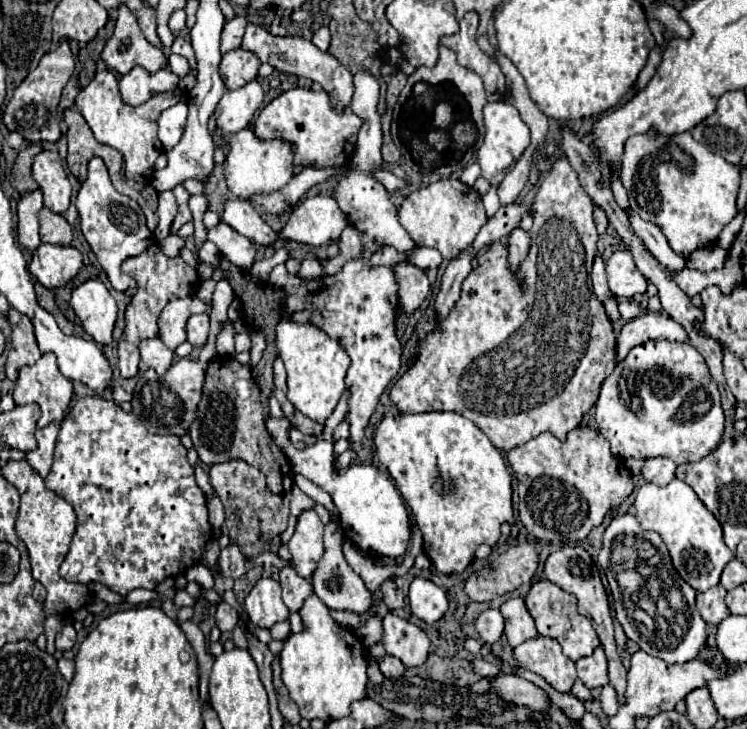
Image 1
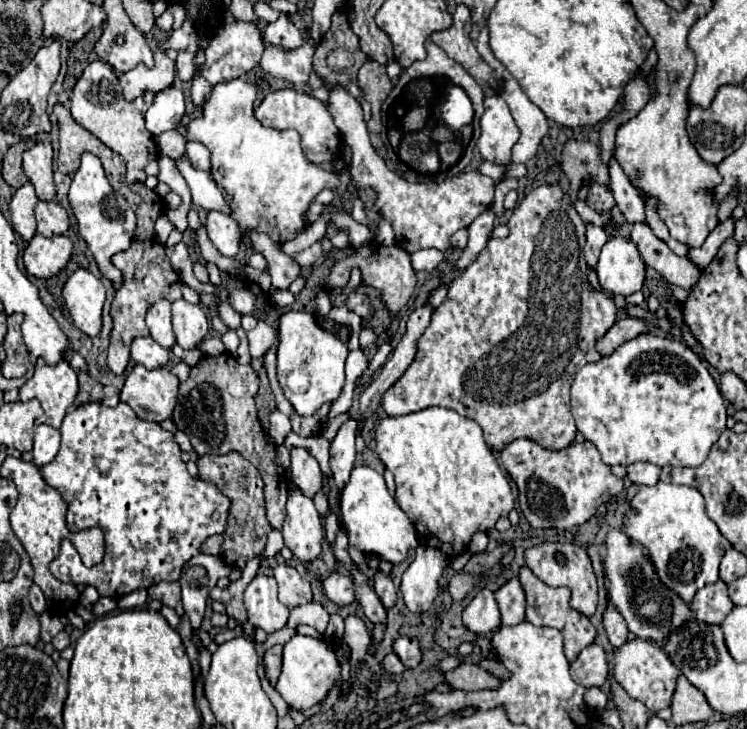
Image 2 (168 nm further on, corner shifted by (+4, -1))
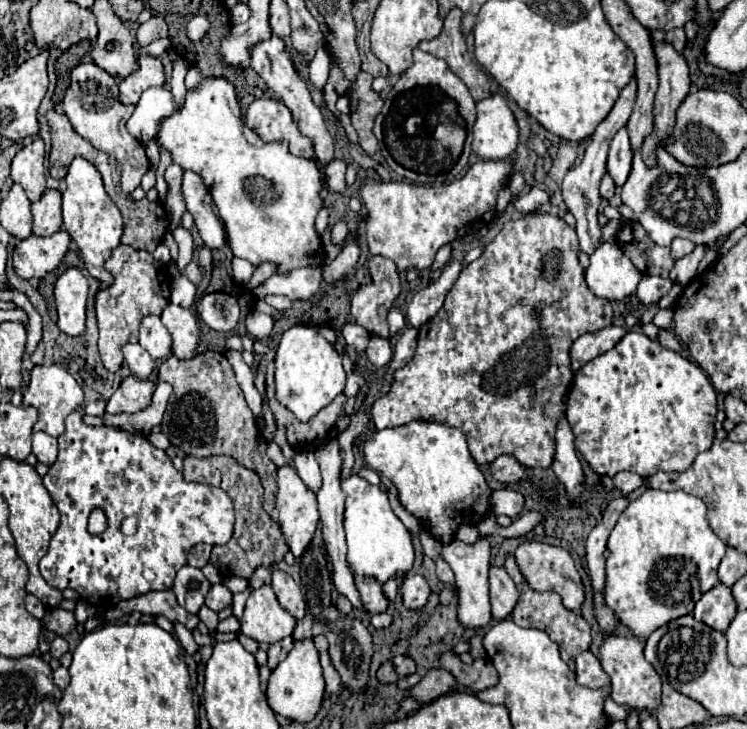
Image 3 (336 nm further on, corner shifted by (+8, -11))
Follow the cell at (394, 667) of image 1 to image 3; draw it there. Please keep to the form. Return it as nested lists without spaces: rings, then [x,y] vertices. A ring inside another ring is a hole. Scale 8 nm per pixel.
[[[386,661],[386,663],[380,665],[376,677],[378,677],[380,683],[396,683],[396,679],[398,679],[398,675],[396,675],[396,671],[394,671],[394,665],[392,665],[390,661]]]

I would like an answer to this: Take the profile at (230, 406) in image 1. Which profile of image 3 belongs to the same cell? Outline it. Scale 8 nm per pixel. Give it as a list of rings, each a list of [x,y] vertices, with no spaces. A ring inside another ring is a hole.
[[[198,353],[192,359],[168,357],[158,367],[158,381],[168,381],[174,389],[162,419],[162,433],[174,447],[194,457],[228,455],[246,469],[254,469],[264,485],[264,509],[274,517],[276,503],[276,465],[266,457],[266,439],[236,383],[234,371],[224,353]]]

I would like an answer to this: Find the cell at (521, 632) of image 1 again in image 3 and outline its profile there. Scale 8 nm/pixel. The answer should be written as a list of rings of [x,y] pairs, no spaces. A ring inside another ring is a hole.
[[[490,567],[490,607],[492,619],[506,619],[518,601],[518,589],[504,567]]]

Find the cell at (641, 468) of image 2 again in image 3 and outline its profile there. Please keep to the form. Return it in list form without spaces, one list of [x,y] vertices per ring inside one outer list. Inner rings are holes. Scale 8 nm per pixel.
[[[620,471],[616,477],[614,477],[614,485],[624,493],[624,495],[628,495],[628,493],[632,493],[634,489],[638,489],[640,485],[642,485],[642,477],[640,475],[636,475],[636,473],[632,473],[632,471]]]

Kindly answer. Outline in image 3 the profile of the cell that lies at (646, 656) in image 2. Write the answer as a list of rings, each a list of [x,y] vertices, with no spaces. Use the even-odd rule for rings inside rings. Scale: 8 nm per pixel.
[[[608,635],[600,647],[600,663],[604,667],[604,671],[610,675],[612,679],[612,693],[610,697],[620,703],[620,705],[628,705],[634,709],[650,709],[654,711],[660,705],[660,687],[662,681],[656,675],[656,671],[652,671],[652,665],[644,659],[644,651],[642,651],[642,643],[636,637],[618,637],[618,635]]]

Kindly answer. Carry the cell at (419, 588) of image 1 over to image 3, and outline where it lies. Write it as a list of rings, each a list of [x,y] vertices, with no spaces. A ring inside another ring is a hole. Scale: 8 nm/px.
[[[410,573],[402,585],[402,599],[408,609],[422,609],[428,601],[430,585],[422,575]]]

